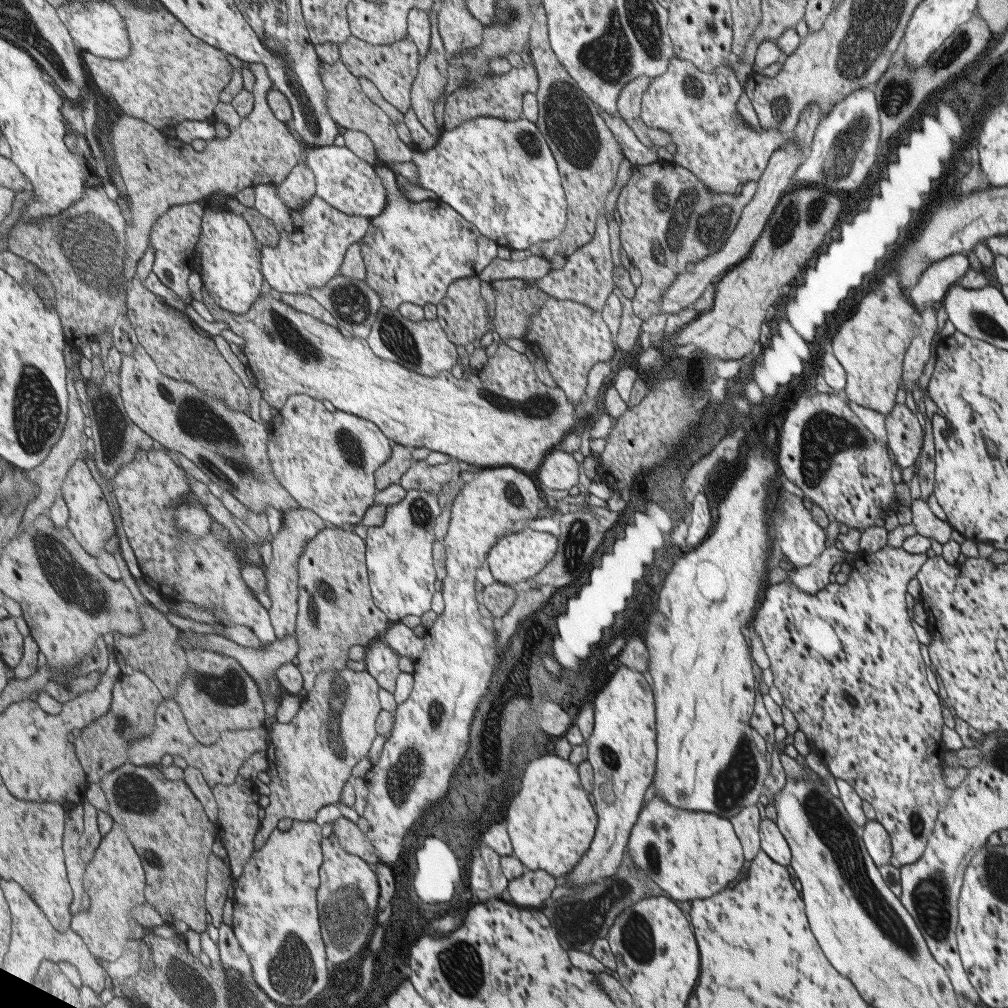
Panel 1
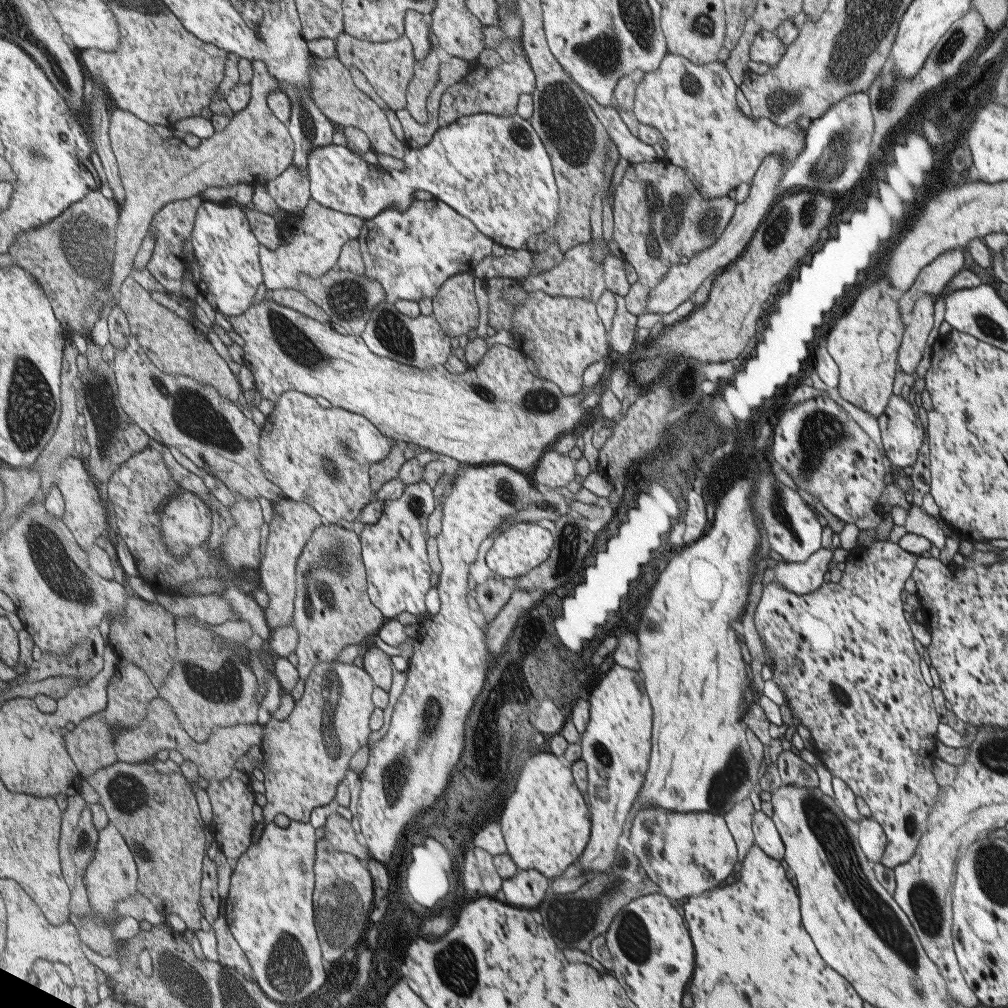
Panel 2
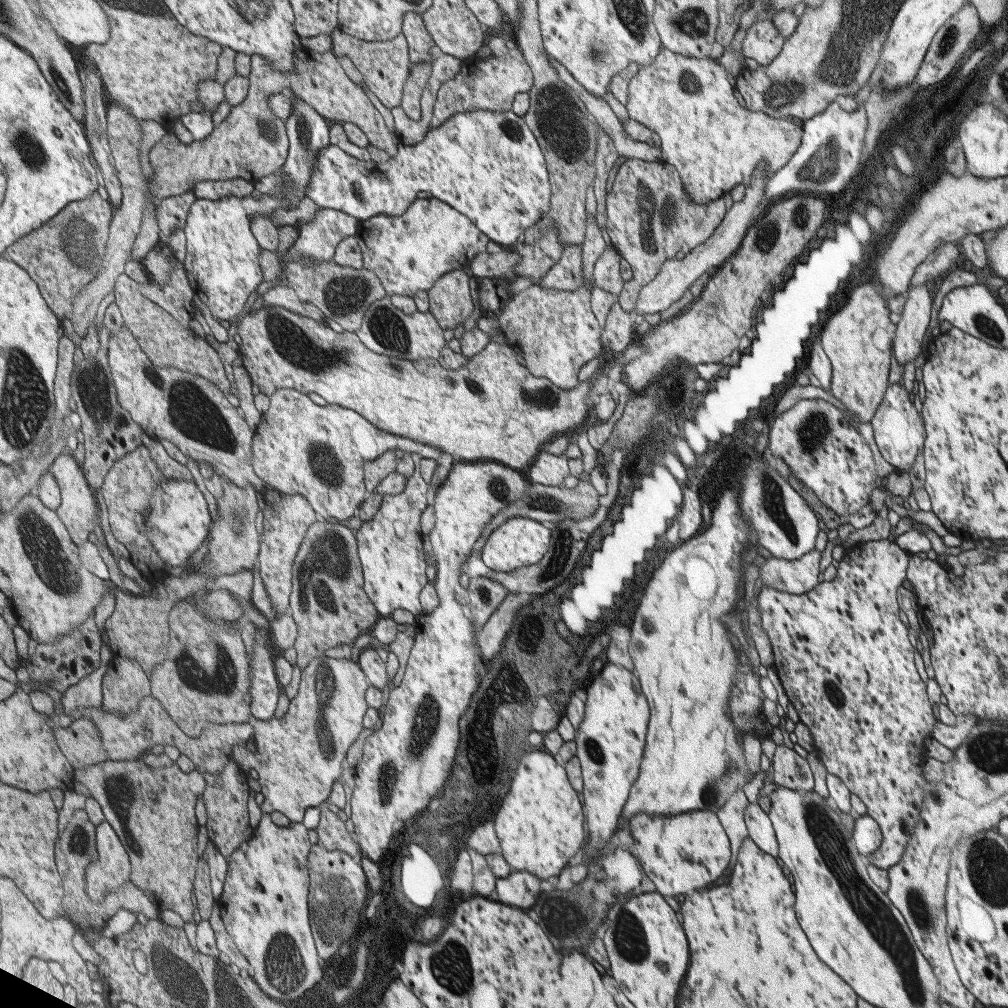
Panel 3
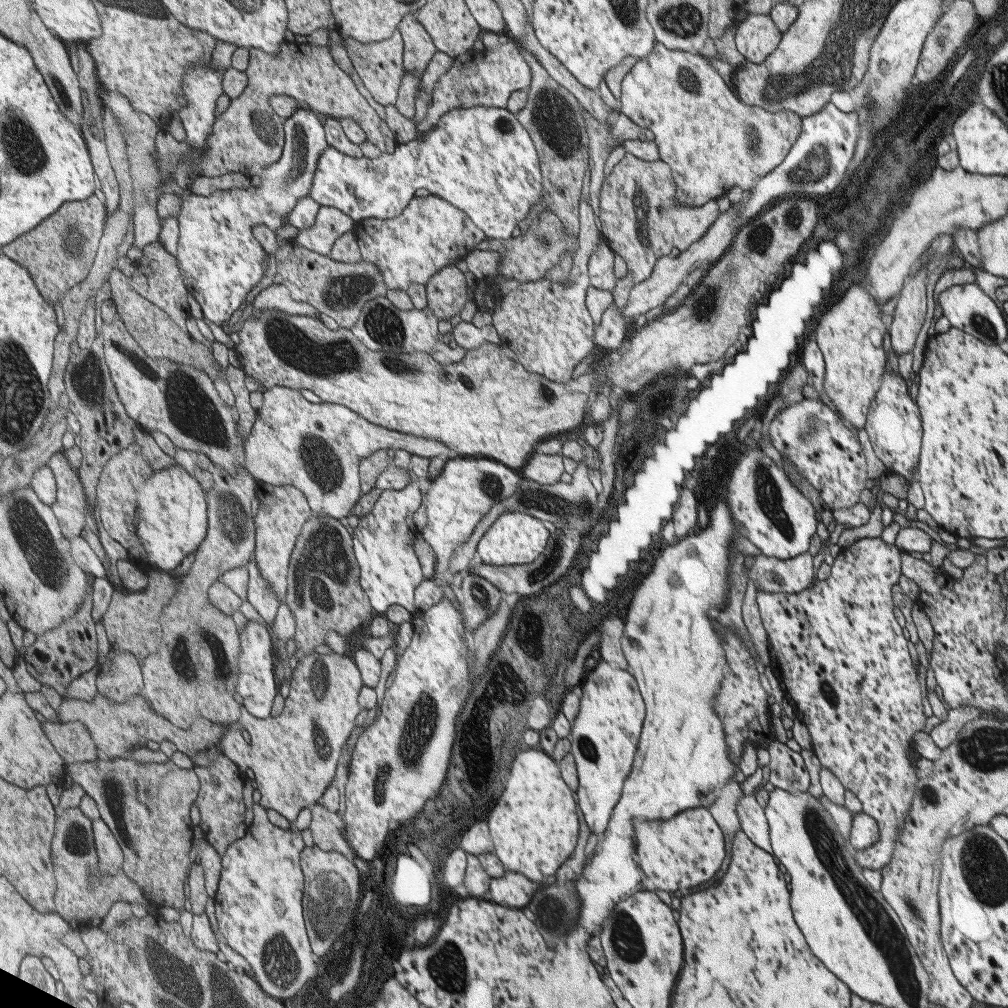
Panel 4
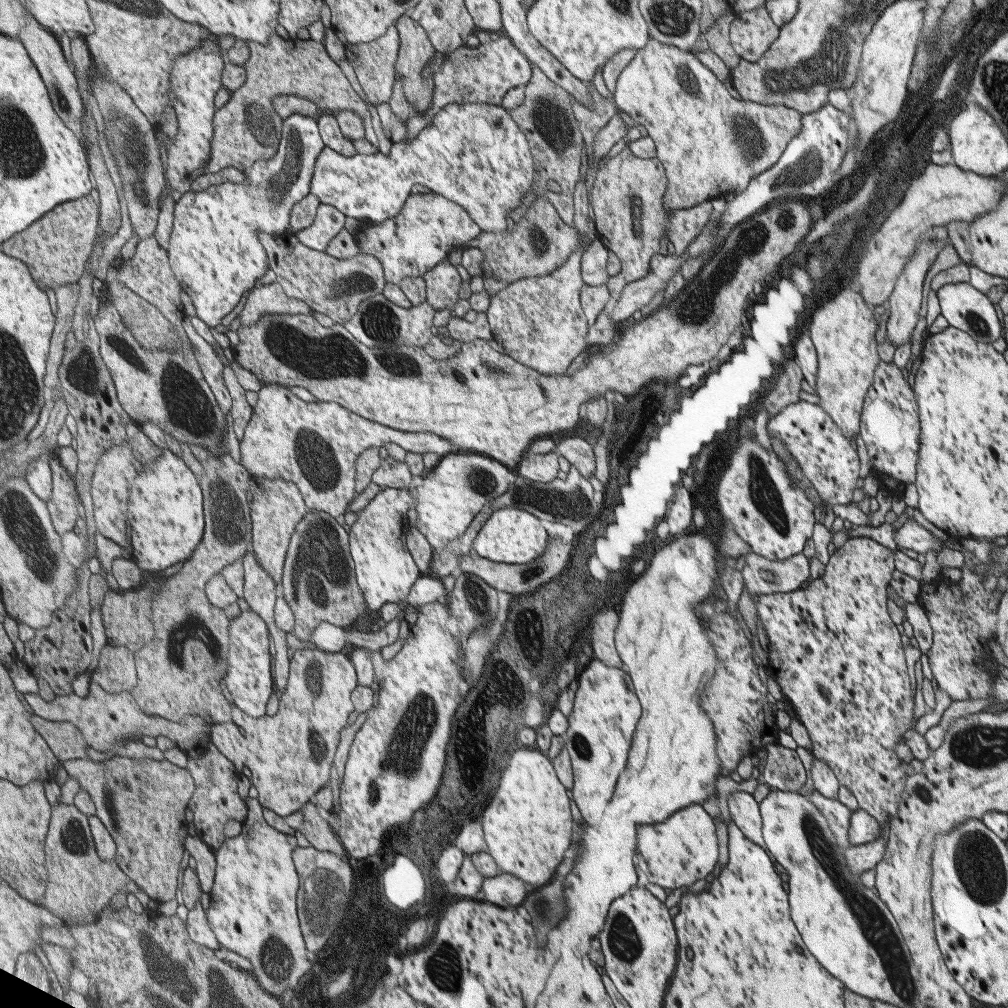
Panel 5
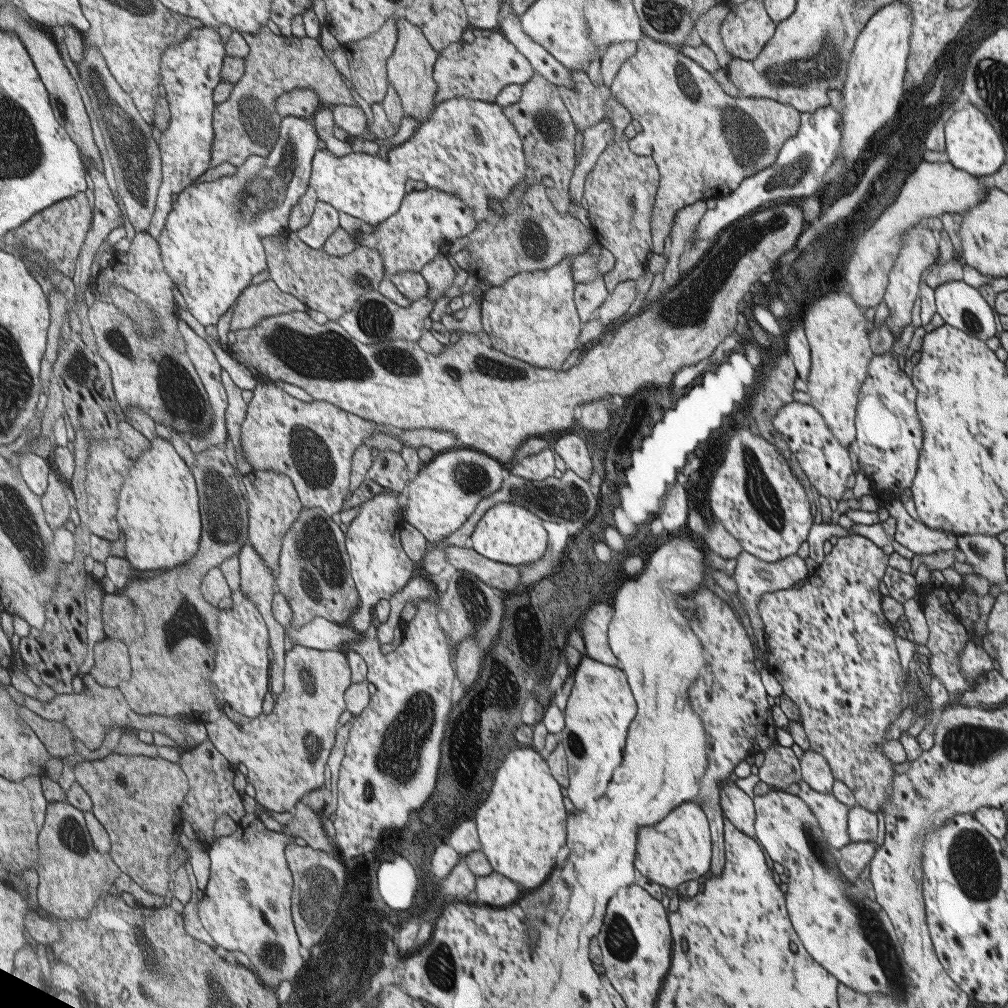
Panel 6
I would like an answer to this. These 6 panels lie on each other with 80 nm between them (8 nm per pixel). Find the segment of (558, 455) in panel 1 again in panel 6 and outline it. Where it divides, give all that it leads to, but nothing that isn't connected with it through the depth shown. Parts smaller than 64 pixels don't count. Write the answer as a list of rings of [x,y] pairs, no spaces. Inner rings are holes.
[[[544,448],[537,454],[530,454],[519,460],[514,465],[510,465],[511,475],[531,480],[541,481],[548,477],[553,477],[555,472],[554,451]]]

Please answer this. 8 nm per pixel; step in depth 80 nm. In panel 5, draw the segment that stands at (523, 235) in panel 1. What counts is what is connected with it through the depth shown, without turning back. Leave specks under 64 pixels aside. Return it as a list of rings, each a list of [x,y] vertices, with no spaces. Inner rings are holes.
[[[457,103],[446,106],[427,125],[419,137],[395,144],[393,154],[380,152],[345,156],[326,147],[319,155],[312,181],[312,193],[327,205],[336,206],[345,216],[358,219],[362,224],[375,224],[397,217],[402,212],[415,184],[426,186],[431,191],[447,197],[467,209],[474,221],[485,232],[505,230],[505,218],[517,208],[525,192],[533,184],[533,159],[525,136],[511,120],[504,107],[479,103]]]

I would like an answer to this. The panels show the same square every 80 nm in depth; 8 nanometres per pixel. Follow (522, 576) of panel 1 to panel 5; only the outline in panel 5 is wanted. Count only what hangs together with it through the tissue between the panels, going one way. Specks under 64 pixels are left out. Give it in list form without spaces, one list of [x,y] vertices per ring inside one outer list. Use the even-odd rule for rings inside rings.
[[[501,508],[491,513],[478,534],[473,549],[491,562],[525,564],[535,560],[547,547],[547,534],[536,516],[515,508]]]

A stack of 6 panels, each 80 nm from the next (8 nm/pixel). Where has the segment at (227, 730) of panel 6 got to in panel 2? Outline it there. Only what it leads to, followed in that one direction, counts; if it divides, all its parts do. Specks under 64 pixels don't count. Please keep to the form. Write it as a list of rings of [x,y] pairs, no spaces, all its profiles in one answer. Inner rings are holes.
[[[334,660],[333,662],[320,662],[319,666],[315,668],[311,668],[313,672],[311,672],[311,676],[304,680],[303,684],[303,693],[298,700],[294,701],[293,708],[287,718],[283,721],[276,720],[275,718],[271,718],[267,724],[263,725],[263,742],[261,742],[260,752],[262,755],[262,762],[257,765],[257,768],[263,773],[263,786],[264,786],[264,796],[266,799],[266,805],[263,807],[263,816],[266,820],[265,823],[269,823],[269,821],[274,820],[277,814],[285,814],[293,821],[299,822],[311,822],[311,812],[313,812],[313,808],[317,808],[317,806],[327,806],[327,804],[331,804],[331,800],[335,798],[335,794],[337,794],[337,788],[339,788],[339,784],[342,784],[345,781],[344,776],[347,776],[347,770],[349,770],[349,762],[351,762],[351,758],[363,748],[363,746],[367,746],[367,742],[381,742],[383,738],[387,736],[389,723],[393,722],[393,712],[395,712],[395,705],[387,706],[387,708],[377,708],[375,706],[373,700],[373,691],[377,686],[374,678],[364,669],[364,665],[355,666],[351,662],[339,662]],[[323,702],[331,703],[335,706],[334,716],[326,717],[323,712],[325,712],[325,708],[323,708]],[[329,740],[337,740],[339,744],[343,744],[343,752],[341,752],[341,758],[337,758],[337,760],[333,760],[331,756],[329,756]]]

